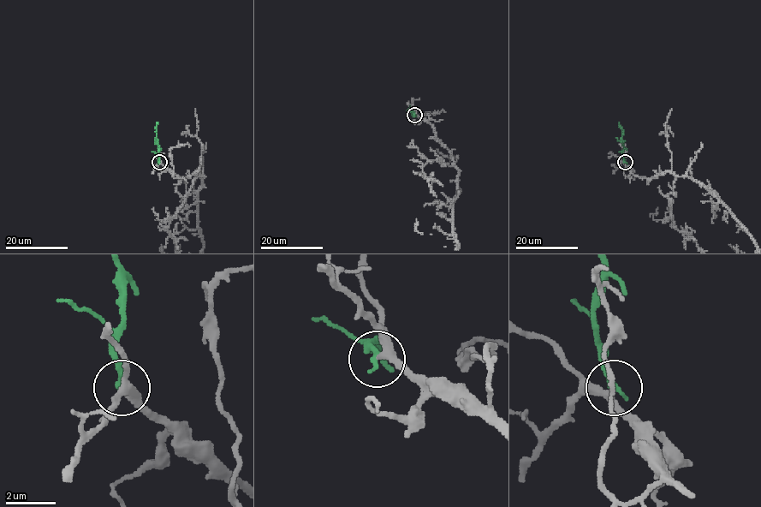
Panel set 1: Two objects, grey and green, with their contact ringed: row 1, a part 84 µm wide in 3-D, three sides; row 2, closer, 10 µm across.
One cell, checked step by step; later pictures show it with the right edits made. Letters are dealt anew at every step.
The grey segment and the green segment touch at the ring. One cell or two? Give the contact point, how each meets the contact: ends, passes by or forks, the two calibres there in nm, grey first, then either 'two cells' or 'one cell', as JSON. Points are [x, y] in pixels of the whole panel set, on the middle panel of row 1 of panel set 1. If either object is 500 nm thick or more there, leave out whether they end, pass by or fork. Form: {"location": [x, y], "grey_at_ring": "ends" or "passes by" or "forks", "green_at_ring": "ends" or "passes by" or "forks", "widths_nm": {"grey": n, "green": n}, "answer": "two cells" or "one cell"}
{"location": [414, 115], "grey_at_ring": "passes by", "green_at_ring": "ends", "widths_nm": {"grey": 240, "green": 260}, "answer": "one cell"}

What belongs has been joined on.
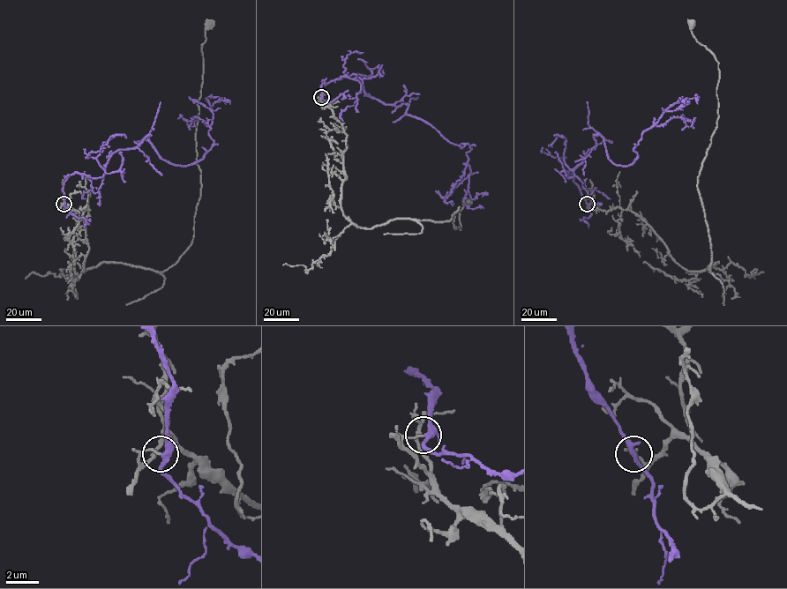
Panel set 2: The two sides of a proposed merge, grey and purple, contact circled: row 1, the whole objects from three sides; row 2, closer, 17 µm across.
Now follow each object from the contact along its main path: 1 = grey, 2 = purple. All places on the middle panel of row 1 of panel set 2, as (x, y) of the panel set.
1: (321, 98), (347, 135), (341, 207), (352, 222), (445, 221), (459, 207), (453, 221), (460, 230), (468, 202)
2: (321, 98), (323, 84), (346, 76), (468, 144), (464, 203), (483, 207)

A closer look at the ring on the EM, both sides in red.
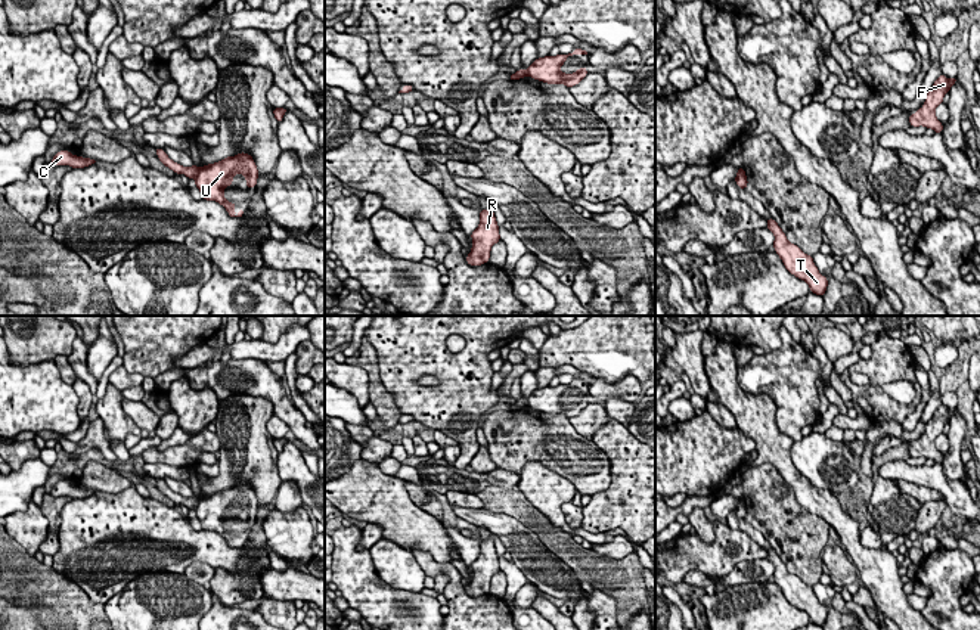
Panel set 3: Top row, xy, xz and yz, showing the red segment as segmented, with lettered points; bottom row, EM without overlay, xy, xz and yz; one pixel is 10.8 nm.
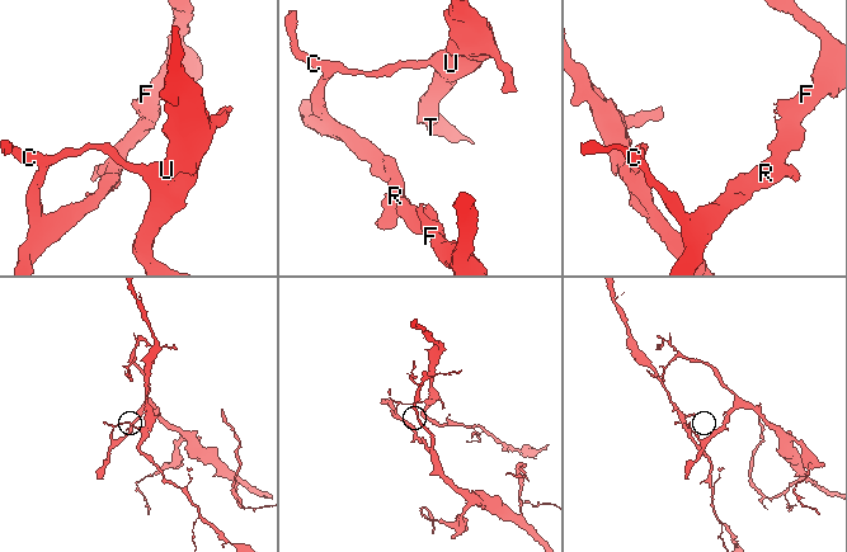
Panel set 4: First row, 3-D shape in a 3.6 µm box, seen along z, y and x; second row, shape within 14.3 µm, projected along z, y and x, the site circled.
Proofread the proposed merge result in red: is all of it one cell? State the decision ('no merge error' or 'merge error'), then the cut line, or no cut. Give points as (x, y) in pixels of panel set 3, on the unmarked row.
merge error; cut xy (199, 499), (194, 508)

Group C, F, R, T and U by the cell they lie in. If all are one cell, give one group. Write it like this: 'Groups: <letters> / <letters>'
Groups: C F R / T U

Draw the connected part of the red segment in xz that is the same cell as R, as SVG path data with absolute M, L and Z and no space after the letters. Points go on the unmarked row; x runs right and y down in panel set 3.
M493 539L480 541L480 555L471 564L474 572L471 583L466 586L469 596L481 596L489 593L490 581L500 571L499 556Z

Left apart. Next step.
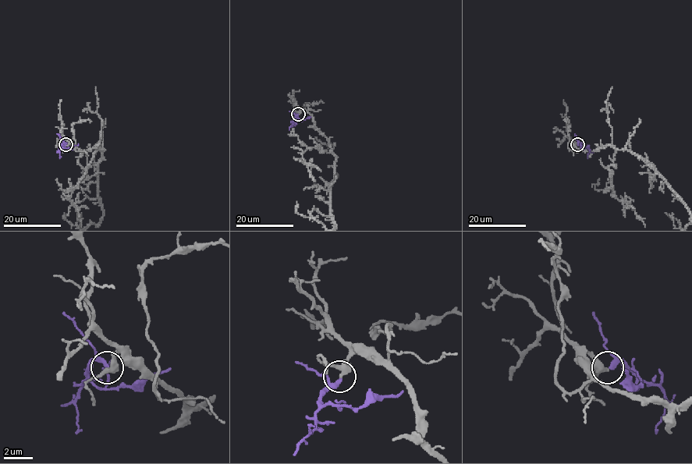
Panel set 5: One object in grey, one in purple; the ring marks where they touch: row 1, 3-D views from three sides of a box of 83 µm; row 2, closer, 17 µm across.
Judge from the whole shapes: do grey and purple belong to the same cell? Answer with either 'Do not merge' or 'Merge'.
Merge

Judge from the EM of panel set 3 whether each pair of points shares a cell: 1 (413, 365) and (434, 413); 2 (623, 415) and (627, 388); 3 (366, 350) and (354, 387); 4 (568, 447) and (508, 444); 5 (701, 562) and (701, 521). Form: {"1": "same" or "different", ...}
{"1": "same", "2": "different", "3": "different", "4": "same", "5": "different"}

